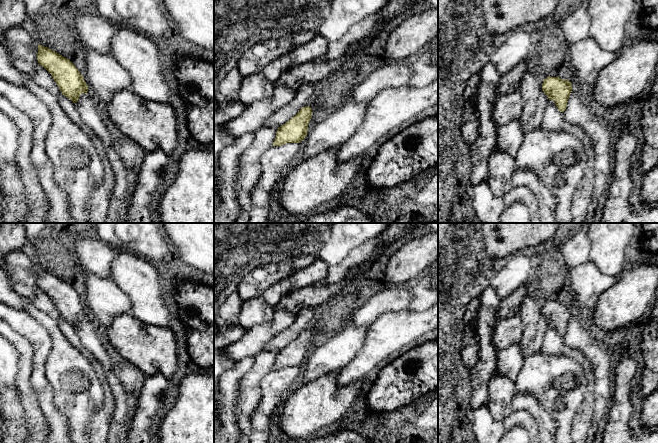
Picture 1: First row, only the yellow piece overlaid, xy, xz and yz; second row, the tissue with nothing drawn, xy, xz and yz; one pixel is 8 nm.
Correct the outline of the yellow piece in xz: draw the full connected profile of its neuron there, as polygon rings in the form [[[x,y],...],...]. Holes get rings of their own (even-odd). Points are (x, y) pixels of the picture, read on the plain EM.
[[[302,331],[294,341],[278,352],[273,370],[300,367],[304,364],[308,356],[311,340],[311,331]]]

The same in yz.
[[[547,301],[543,304],[542,314],[553,324],[560,336],[564,336],[567,331],[569,320],[572,316],[572,307],[559,301]]]

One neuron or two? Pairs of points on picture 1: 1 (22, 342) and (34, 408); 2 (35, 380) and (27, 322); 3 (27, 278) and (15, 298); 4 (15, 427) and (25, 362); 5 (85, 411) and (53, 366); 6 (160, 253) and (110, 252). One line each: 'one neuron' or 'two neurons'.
1: one neuron
2: one neuron
3: two neurons
4: two neurons
5: one neuron
6: two neurons

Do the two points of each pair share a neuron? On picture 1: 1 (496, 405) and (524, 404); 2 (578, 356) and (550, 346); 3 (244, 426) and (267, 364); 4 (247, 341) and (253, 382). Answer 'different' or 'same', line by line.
1: different
2: same
3: same
4: different

